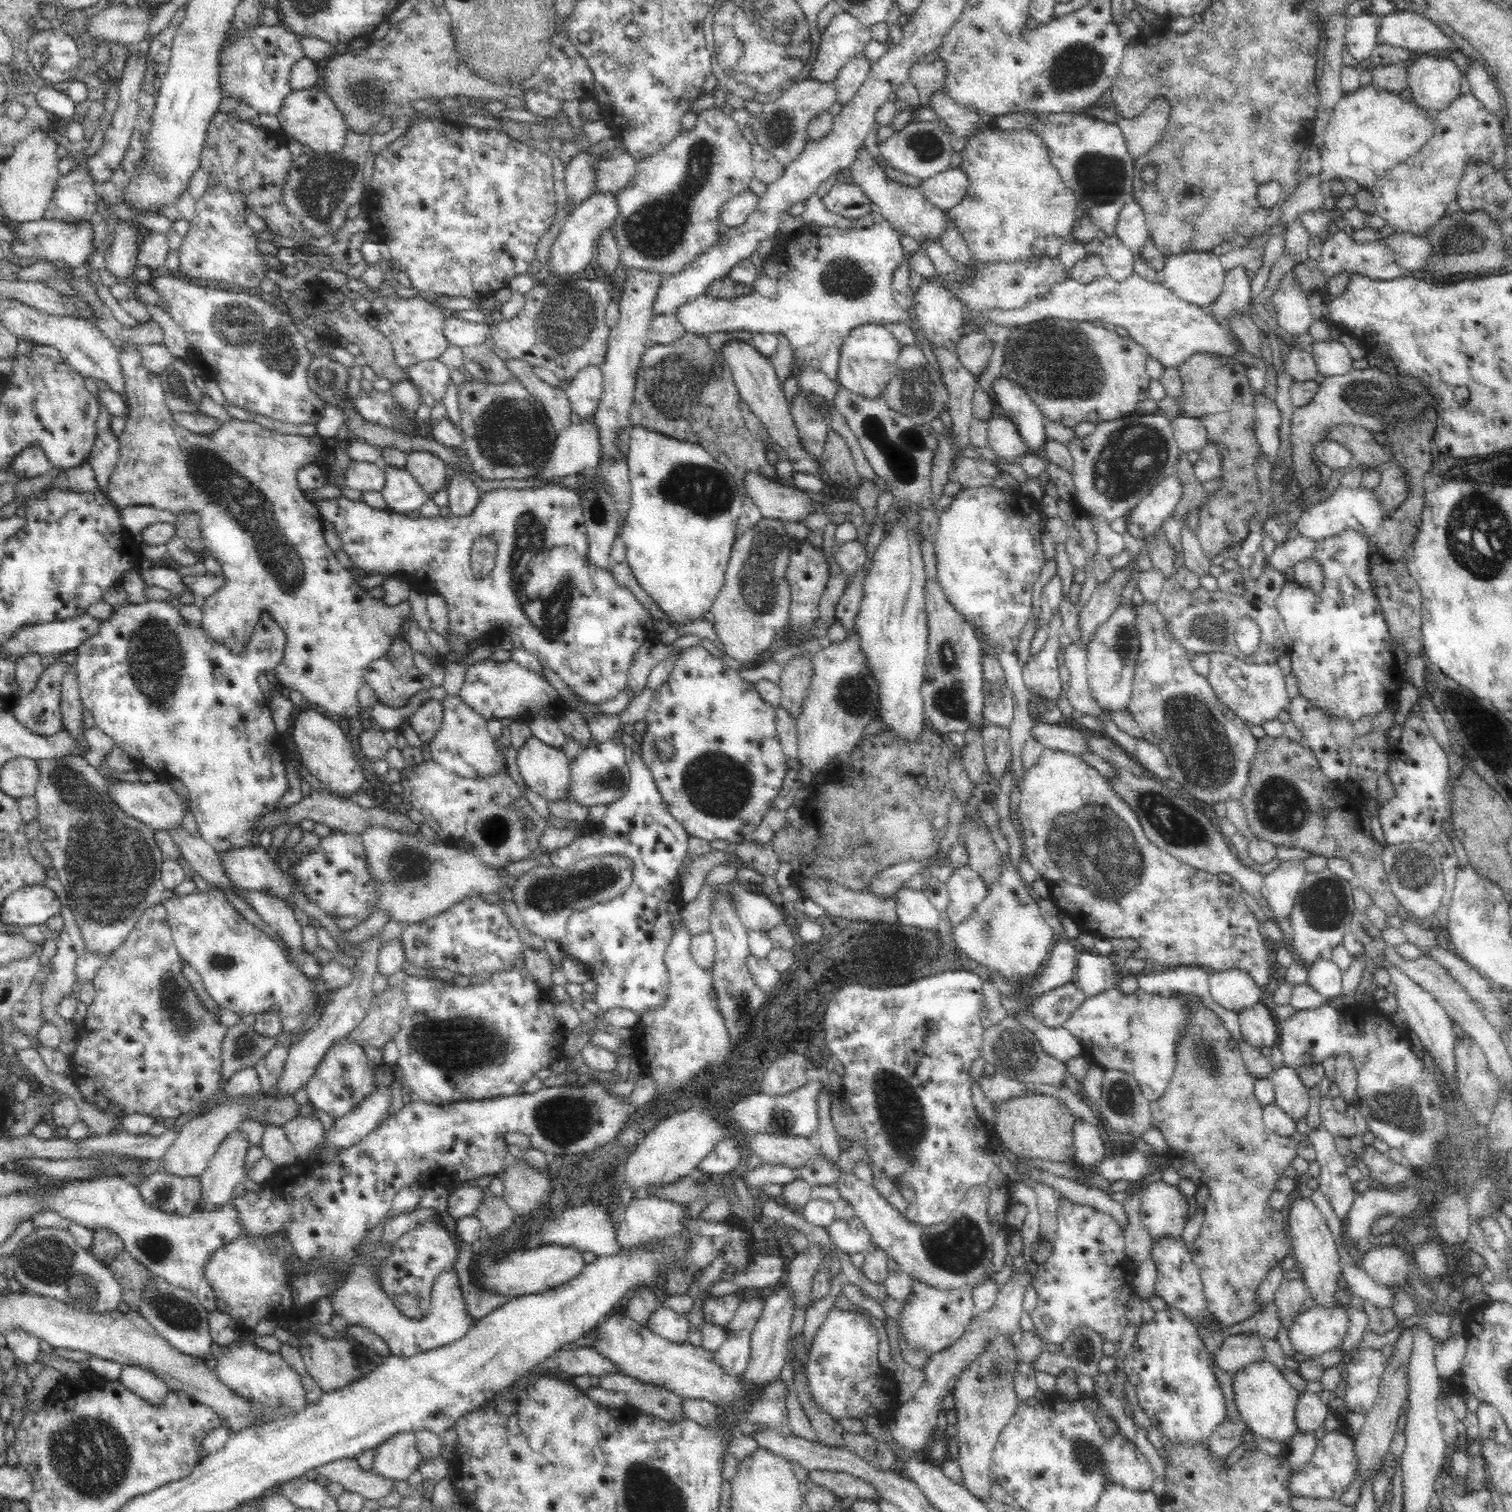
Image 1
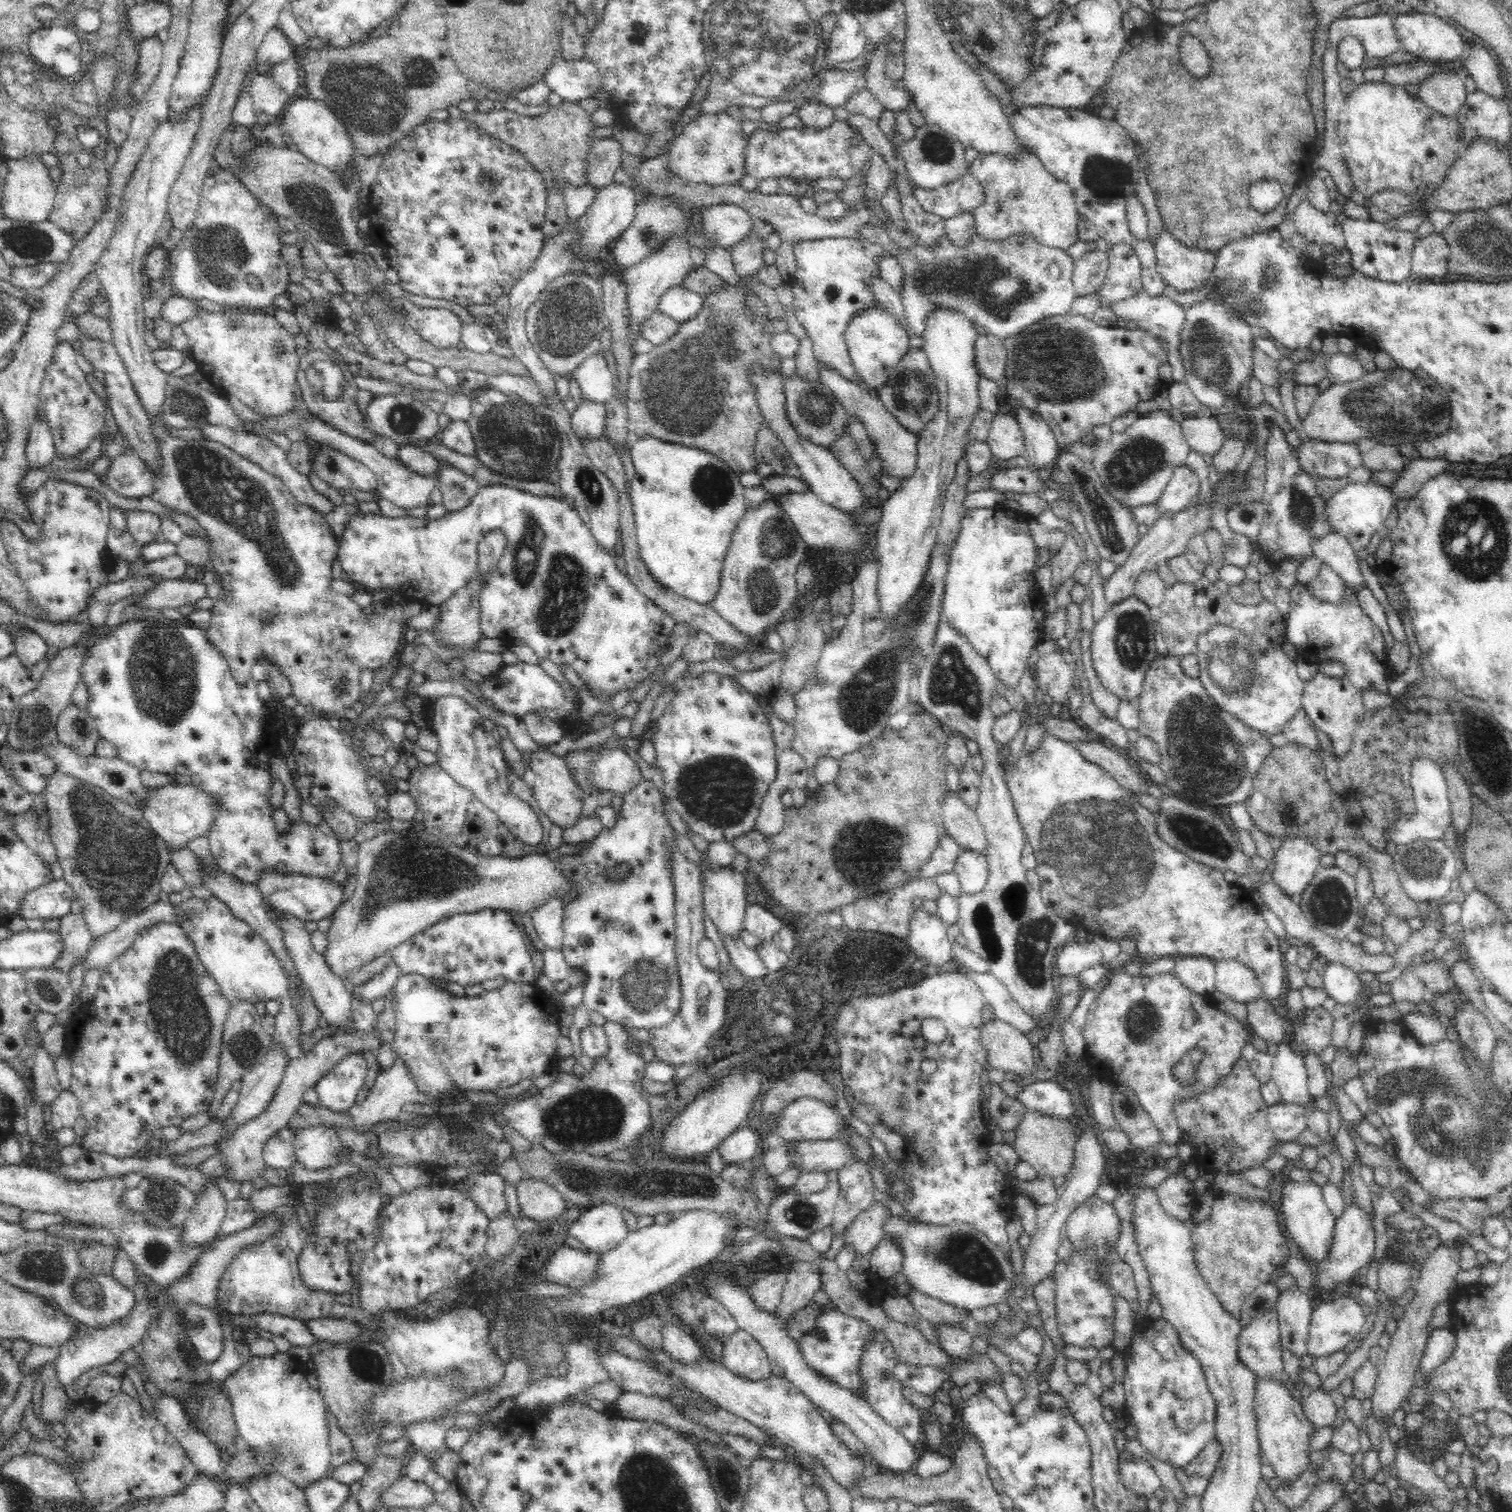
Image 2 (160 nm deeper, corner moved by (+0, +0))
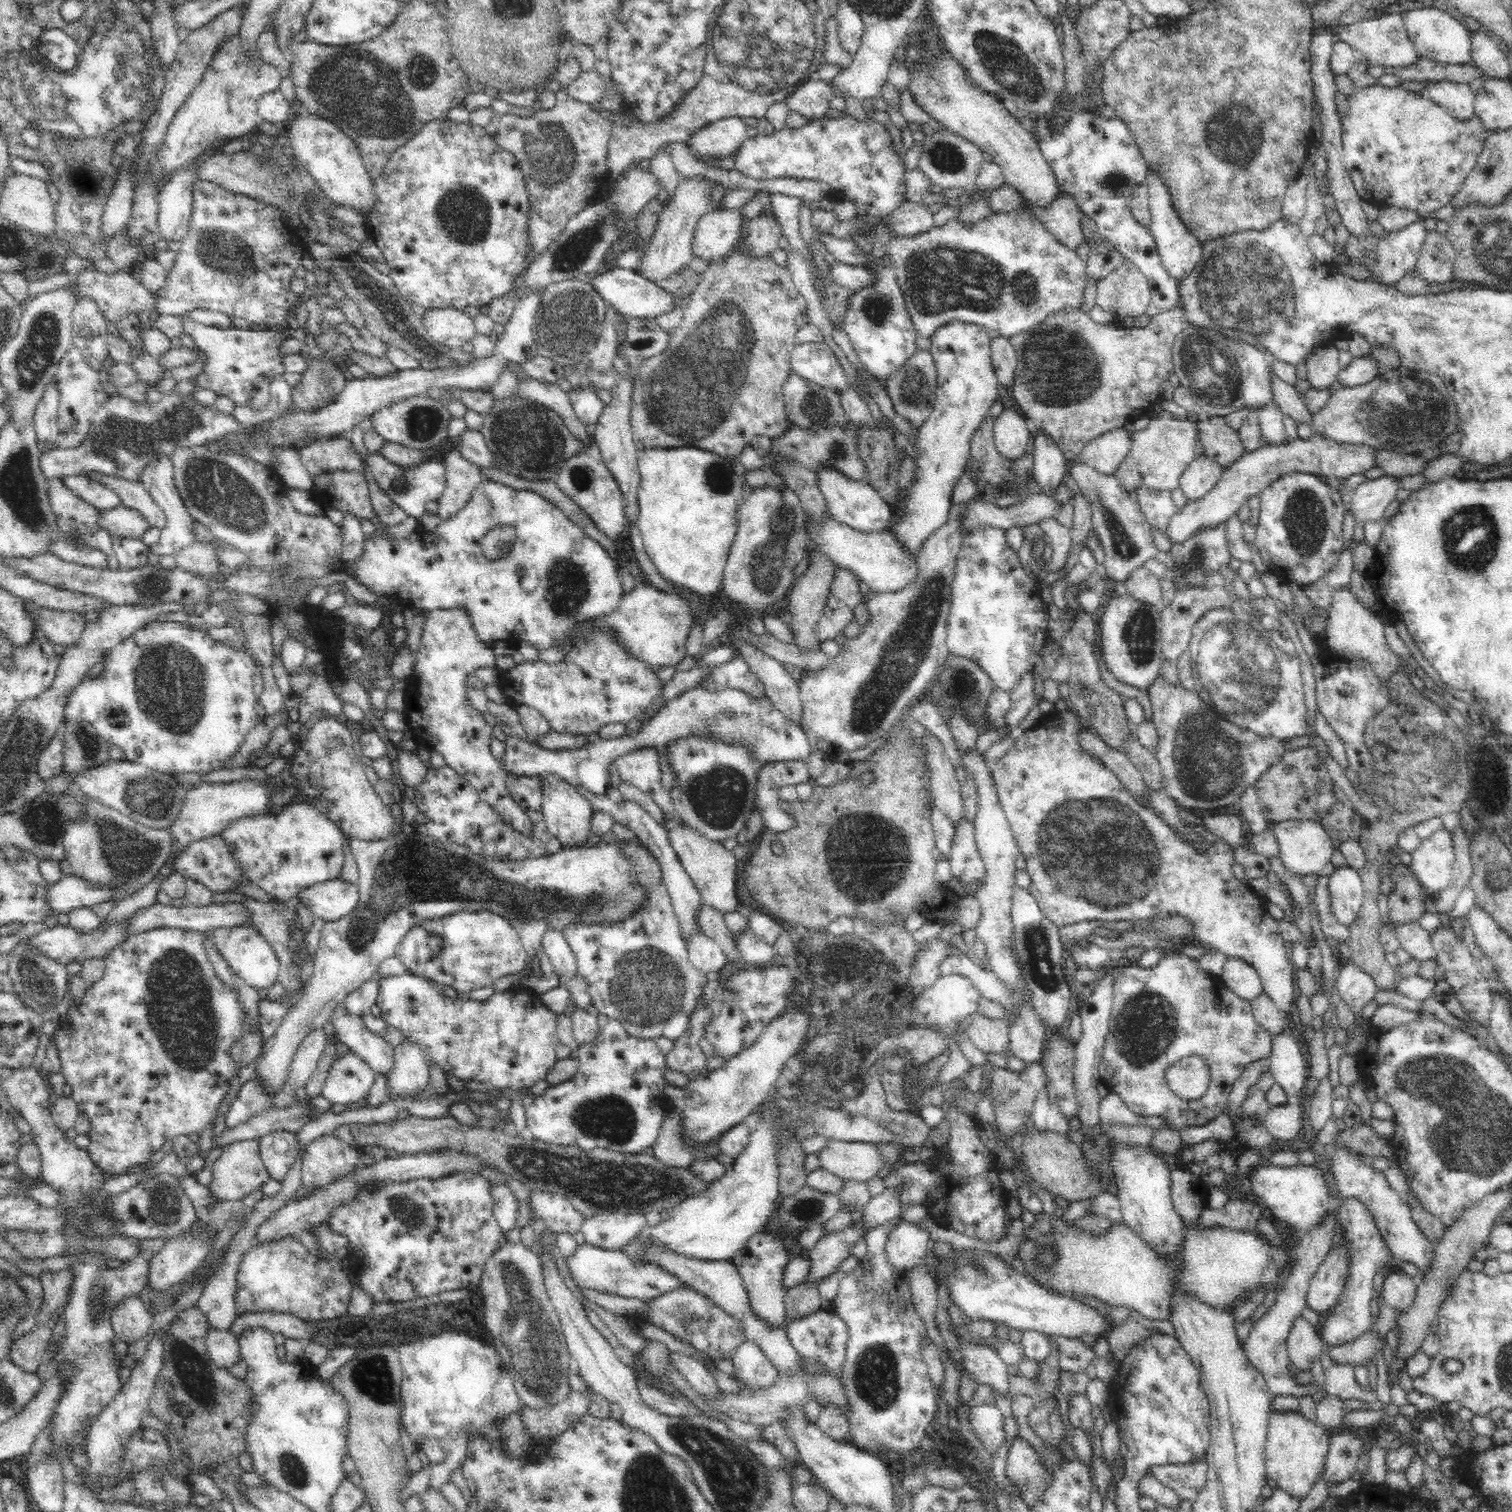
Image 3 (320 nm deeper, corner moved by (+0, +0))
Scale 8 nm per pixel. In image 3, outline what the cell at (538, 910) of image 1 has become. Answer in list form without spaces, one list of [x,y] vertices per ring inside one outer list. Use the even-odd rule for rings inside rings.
[[[548,928],[541,942],[553,966],[553,972],[558,975],[559,984],[577,974],[576,961],[563,933],[556,928]]]

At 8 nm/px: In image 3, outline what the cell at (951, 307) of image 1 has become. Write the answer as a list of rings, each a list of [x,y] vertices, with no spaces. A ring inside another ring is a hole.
[[[952,320],[951,322],[946,322],[940,328],[934,330],[934,334],[930,336],[930,353],[934,358],[934,364],[936,366],[936,375],[937,375],[937,390],[933,397],[933,411],[930,413],[930,416],[924,421],[924,424],[920,426],[917,430],[916,440],[914,440],[914,454],[916,454],[916,462],[914,462],[913,477],[911,480],[910,486],[906,490],[902,491],[900,500],[894,506],[892,506],[892,518],[890,520],[890,526],[888,530],[891,532],[893,539],[899,544],[903,552],[911,559],[911,562],[914,562],[914,558],[918,558],[918,554],[922,550],[922,545],[925,544],[926,540],[934,534],[934,531],[937,528],[940,528],[946,521],[949,513],[950,505],[952,504],[952,492],[954,490],[955,484],[958,482],[960,475],[963,473],[964,467],[968,464],[971,458],[971,443],[972,436],[974,432],[978,430],[982,419],[989,414],[989,409],[992,404],[999,397],[1000,385],[998,385],[998,379],[994,375],[994,369],[990,364],[990,340],[992,340],[987,332],[988,330],[980,327],[979,325],[966,323],[962,320]]]

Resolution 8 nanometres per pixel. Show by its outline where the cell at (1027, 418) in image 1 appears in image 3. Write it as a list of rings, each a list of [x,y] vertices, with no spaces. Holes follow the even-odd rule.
[[[1038,430],[1036,434],[1032,432],[1029,434],[1032,436],[1032,461],[1034,461],[1032,474],[1038,479],[1038,483],[1042,485],[1042,493],[1048,494],[1051,493],[1051,490],[1054,487],[1057,487],[1059,484],[1063,483],[1064,475],[1067,474],[1067,465],[1068,461],[1063,456],[1061,449],[1058,447],[1058,444],[1053,440],[1048,433]]]

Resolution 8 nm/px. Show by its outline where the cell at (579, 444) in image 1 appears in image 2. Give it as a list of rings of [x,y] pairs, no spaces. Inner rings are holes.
[[[581,400],[576,410],[571,414],[572,432],[580,445],[593,441],[605,440],[606,407]]]

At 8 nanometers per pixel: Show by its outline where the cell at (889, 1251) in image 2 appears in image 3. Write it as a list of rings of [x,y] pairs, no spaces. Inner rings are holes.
[[[902,1220],[887,1232],[888,1238],[884,1245],[884,1252],[888,1263],[892,1265],[894,1271],[898,1270],[903,1273],[907,1270],[918,1266],[918,1261],[926,1254],[928,1250],[928,1242],[930,1242],[930,1234],[926,1228],[920,1227],[918,1224]]]

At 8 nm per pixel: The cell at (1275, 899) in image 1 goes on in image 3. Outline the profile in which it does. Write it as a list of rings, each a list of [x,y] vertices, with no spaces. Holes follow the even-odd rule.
[[[1292,820],[1270,828],[1278,841],[1278,857],[1296,878],[1318,875],[1331,862],[1335,850],[1320,825],[1310,820]]]

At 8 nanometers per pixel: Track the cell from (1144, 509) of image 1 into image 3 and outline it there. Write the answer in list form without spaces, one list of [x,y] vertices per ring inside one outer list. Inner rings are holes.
[[[1198,453],[1198,457],[1182,471],[1178,486],[1188,501],[1202,498],[1213,486],[1223,469]]]

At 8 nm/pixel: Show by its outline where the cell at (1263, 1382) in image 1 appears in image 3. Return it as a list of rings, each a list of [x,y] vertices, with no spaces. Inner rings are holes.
[[[1270,1407],[1263,1457],[1265,1473],[1276,1481],[1277,1487],[1301,1498],[1310,1490],[1313,1482],[1325,1468],[1325,1456],[1329,1450],[1332,1431],[1327,1426],[1316,1424],[1299,1411],[1276,1410]]]

